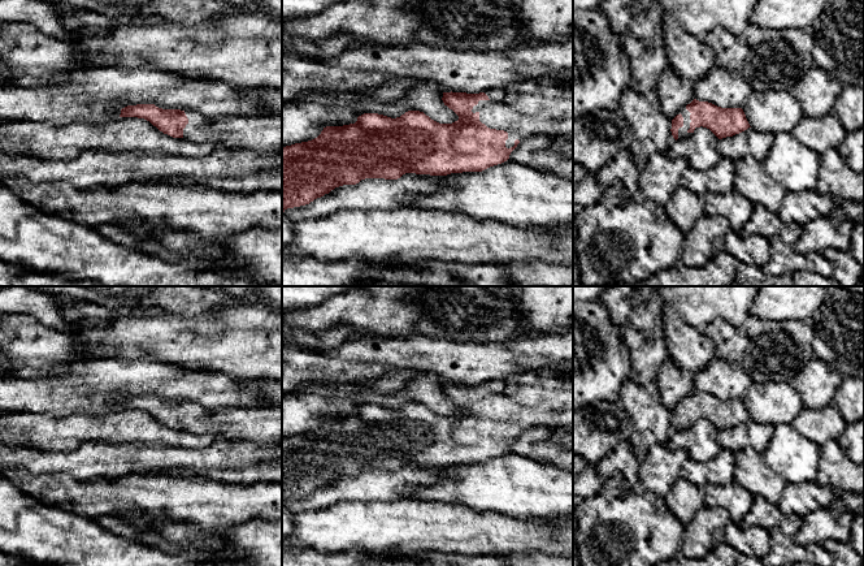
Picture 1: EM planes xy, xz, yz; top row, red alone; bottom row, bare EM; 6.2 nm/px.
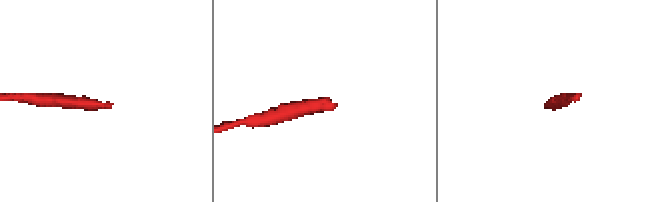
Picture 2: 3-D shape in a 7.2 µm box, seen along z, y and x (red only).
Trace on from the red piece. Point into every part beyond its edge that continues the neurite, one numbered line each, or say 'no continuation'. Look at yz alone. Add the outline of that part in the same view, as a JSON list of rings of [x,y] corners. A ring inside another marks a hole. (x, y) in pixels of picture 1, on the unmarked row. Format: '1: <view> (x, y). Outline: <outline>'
1: yz (682, 423). Outline: [[[683,398],[677,406],[682,406],[683,409],[683,418],[678,420],[678,431],[682,429],[687,429],[690,428],[692,424],[689,424],[687,422],[690,420],[690,403],[686,401],[686,398]]]

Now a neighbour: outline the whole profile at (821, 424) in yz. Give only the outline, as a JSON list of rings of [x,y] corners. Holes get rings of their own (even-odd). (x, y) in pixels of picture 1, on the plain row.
[[[830,403],[821,409],[803,407],[791,425],[806,438],[821,446],[829,440],[838,440],[845,432],[846,423],[835,405]]]

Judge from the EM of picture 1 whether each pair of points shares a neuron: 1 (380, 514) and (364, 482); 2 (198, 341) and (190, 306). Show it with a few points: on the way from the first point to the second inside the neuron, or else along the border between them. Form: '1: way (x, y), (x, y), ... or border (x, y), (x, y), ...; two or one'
1: border (403, 497), (382, 501), (342, 501); two
2: border (163, 307), (189, 316), (222, 309); two

